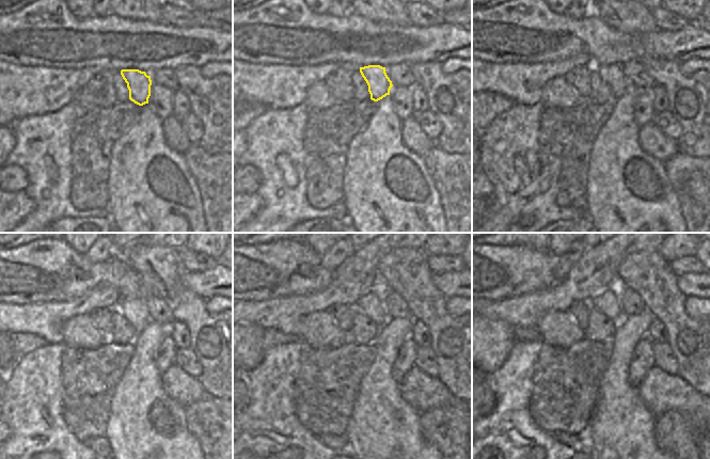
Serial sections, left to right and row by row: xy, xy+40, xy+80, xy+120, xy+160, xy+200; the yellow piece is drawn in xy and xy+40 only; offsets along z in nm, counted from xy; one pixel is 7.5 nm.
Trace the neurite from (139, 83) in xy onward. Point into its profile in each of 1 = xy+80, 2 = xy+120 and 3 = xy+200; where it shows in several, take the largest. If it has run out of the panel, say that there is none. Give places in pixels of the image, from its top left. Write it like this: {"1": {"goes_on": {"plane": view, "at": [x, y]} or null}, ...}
{"1": {"goes_on": {"plane": "xy+80", "at": [613, 75]}}, "2": {"goes_on": {"plane": "xy+120", "at": [135, 311]}}, "3": {"goes_on": {"plane": "xy+200", "at": [606, 302]}}}

